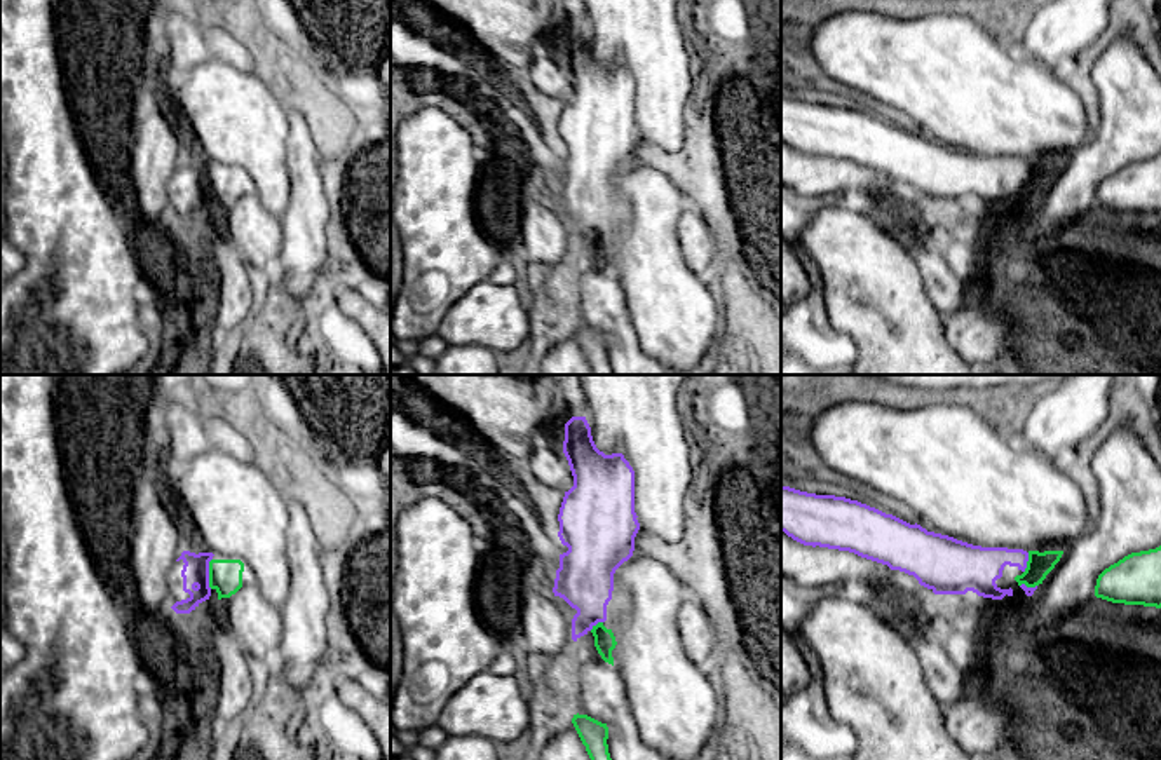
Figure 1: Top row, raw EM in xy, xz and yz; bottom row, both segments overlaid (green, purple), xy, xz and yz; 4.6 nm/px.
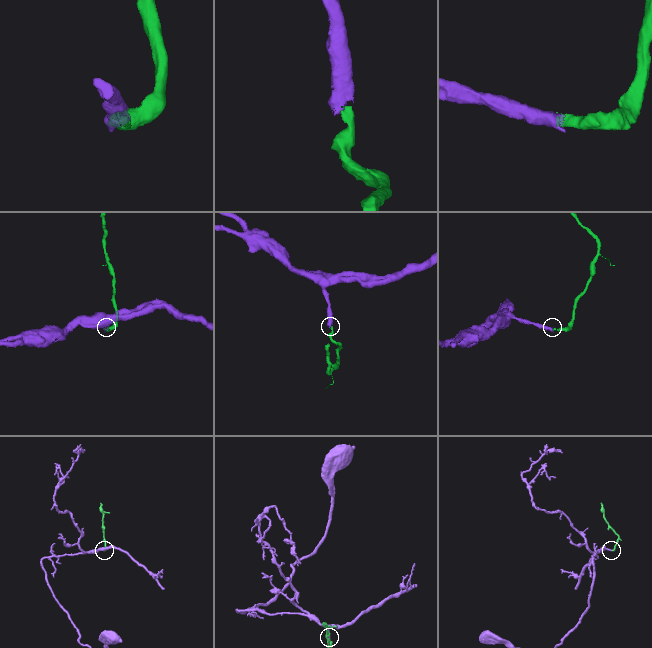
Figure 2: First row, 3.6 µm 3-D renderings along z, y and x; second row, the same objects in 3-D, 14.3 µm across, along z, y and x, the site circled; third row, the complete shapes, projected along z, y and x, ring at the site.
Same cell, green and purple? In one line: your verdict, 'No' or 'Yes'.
Yes

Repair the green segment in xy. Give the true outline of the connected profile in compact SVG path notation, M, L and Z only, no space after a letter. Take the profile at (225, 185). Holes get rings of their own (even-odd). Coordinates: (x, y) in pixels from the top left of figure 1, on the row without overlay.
M183 160L176 171L183 171L183 200L190 206L176 211L171 218L176 223L190 223L202 211L209 209L211 200L218 209L230 207L242 197L244 173L241 169L214 169L213 162Z

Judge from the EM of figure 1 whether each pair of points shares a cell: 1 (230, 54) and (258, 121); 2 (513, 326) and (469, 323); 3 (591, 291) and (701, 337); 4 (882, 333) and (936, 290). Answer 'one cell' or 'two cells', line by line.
1: two cells
2: one cell
3: two cells
4: two cells

